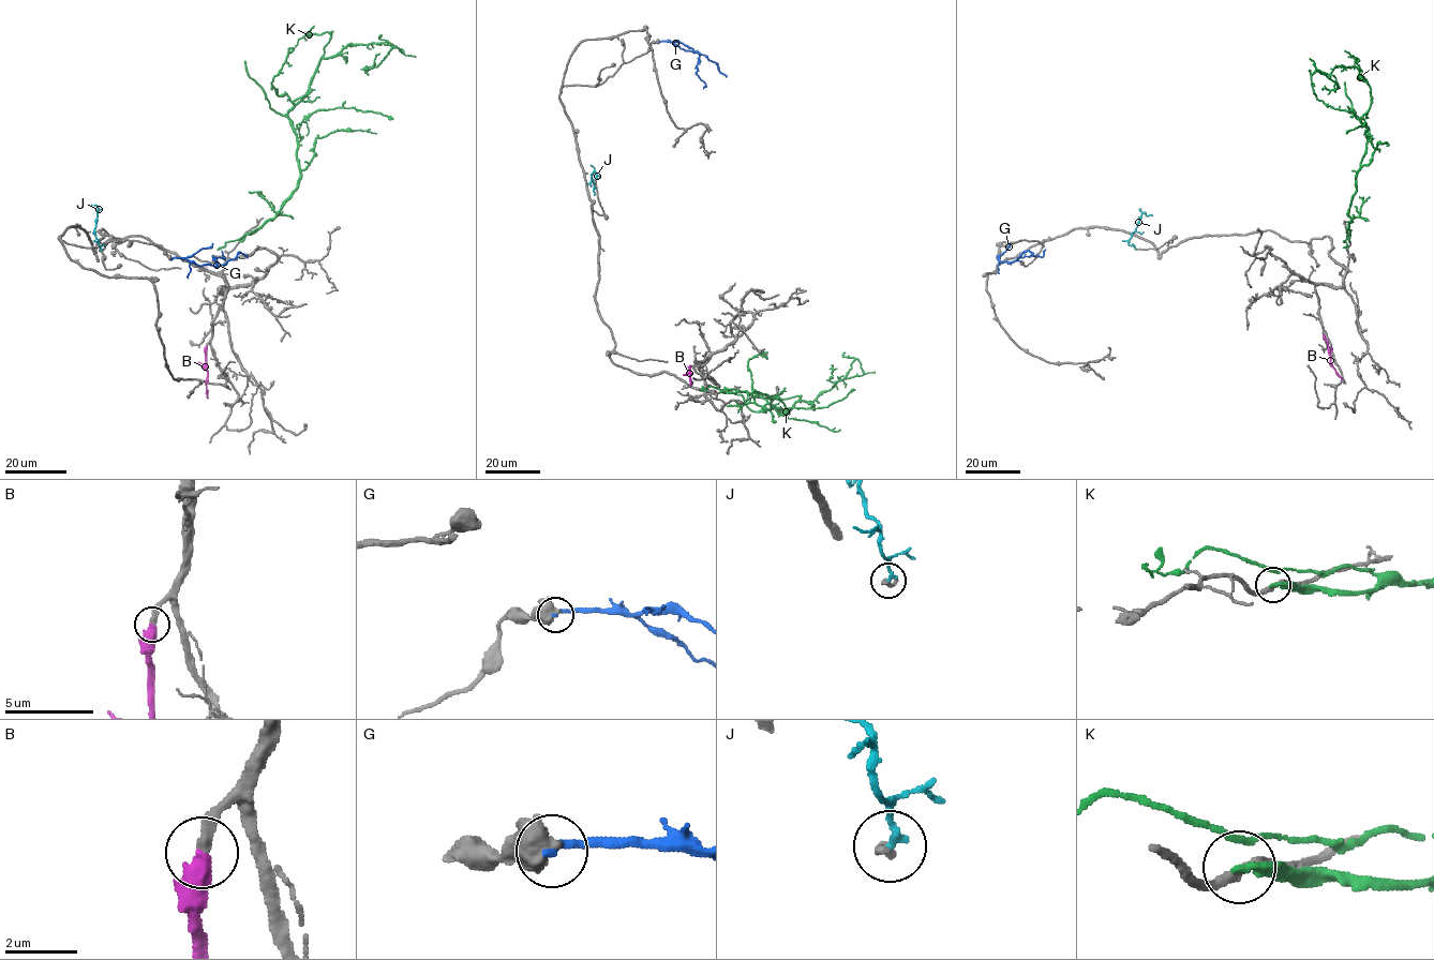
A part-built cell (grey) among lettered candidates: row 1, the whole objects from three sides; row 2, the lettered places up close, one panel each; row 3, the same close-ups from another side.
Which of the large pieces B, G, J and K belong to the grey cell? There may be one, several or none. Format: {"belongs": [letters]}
{"belongs": ["B"]}

